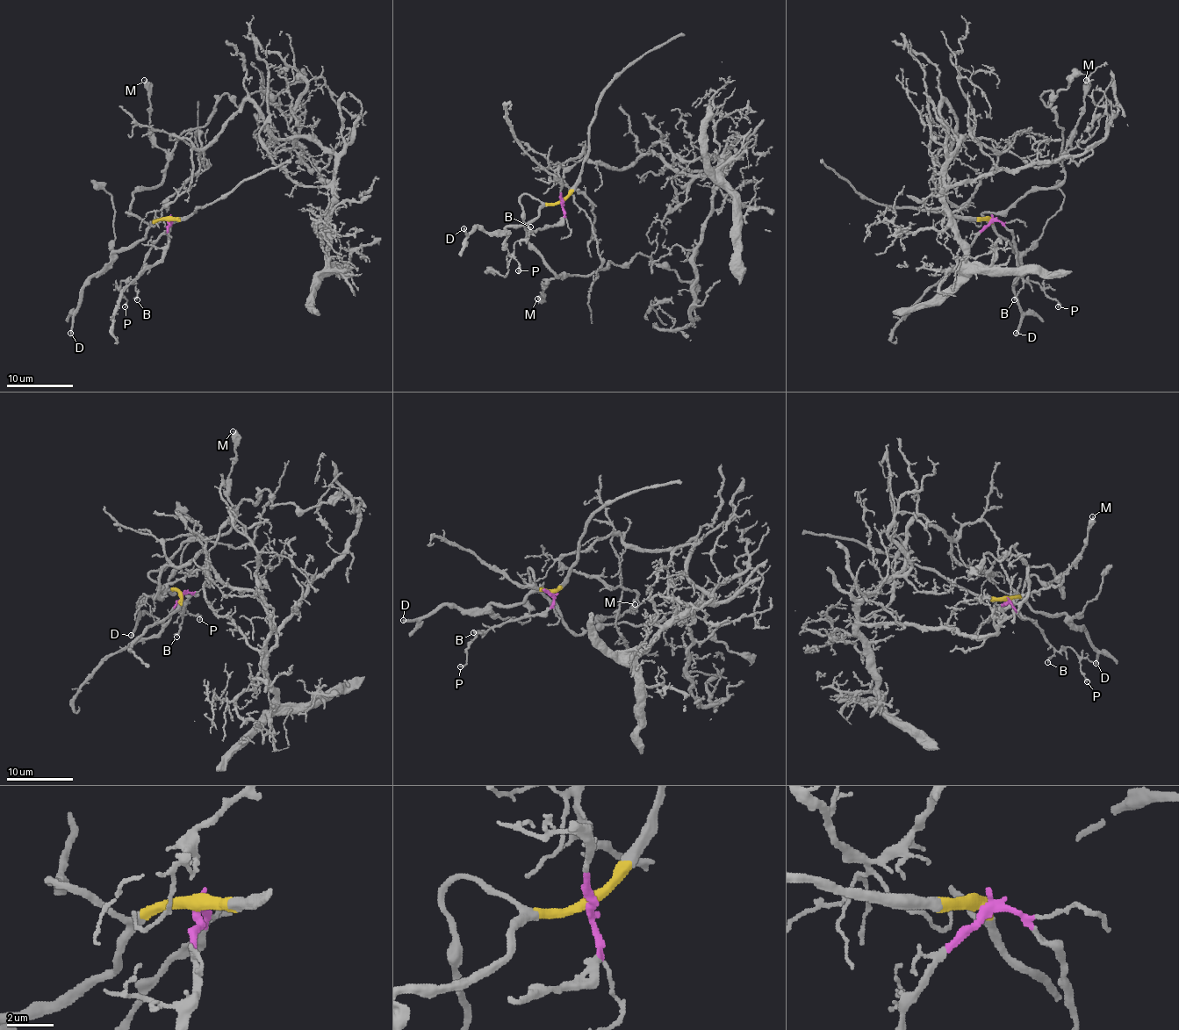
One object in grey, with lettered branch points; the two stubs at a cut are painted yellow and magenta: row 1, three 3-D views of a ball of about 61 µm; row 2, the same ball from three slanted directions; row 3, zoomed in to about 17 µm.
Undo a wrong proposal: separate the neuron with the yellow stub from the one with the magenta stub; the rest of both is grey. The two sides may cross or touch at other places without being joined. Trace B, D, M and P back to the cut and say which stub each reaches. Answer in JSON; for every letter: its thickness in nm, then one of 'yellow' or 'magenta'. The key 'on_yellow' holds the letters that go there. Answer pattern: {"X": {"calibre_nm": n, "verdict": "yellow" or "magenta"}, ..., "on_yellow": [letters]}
{"B": {"calibre_nm": 220, "verdict": "magenta"}, "D": {"calibre_nm": 280, "verdict": "yellow"}, "M": {"calibre_nm": 400, "verdict": "yellow"}, "P": {"calibre_nm": 170, "verdict": "magenta"}, "on_yellow": ["D", "M"]}

